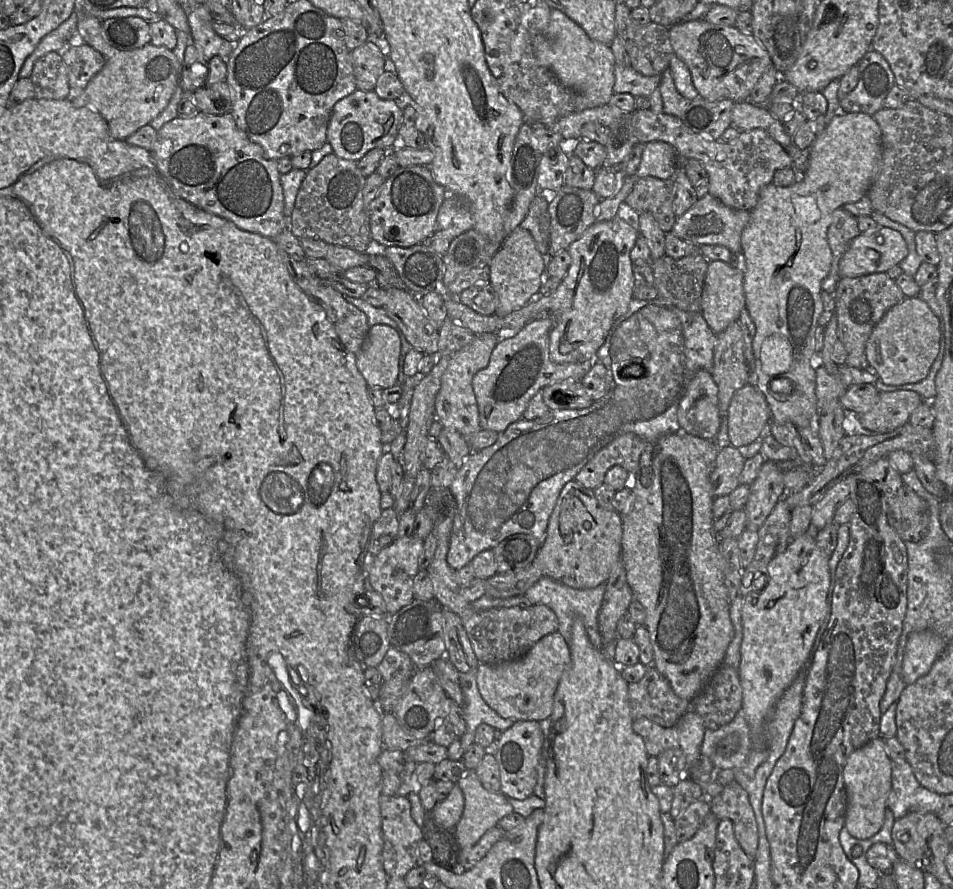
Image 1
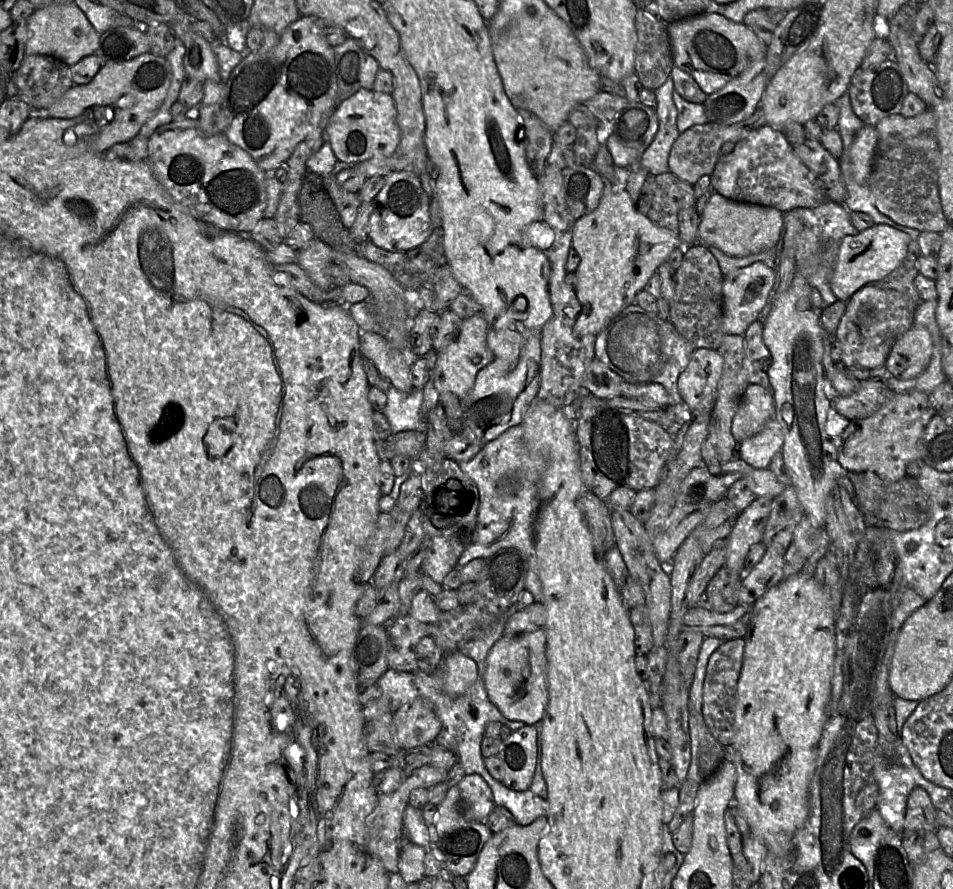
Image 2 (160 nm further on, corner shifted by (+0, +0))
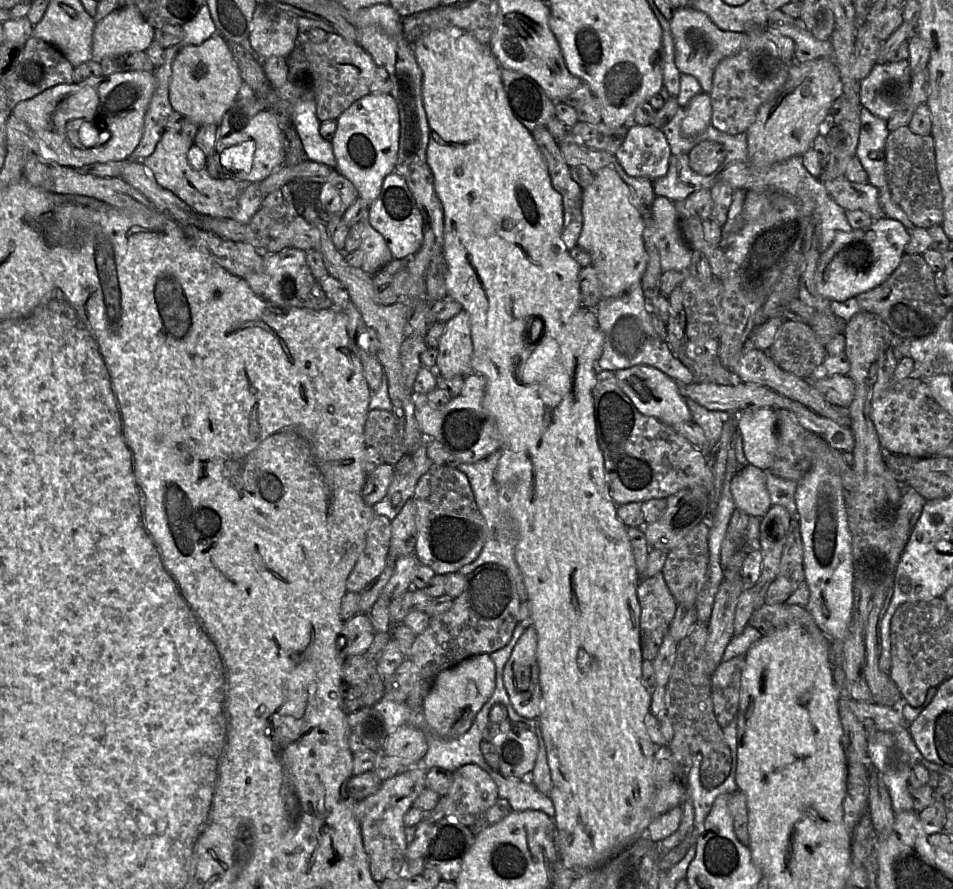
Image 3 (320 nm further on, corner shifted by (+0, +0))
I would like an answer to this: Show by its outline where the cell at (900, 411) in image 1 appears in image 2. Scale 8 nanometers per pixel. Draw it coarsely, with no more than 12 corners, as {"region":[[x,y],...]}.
{"region":[[880,379],[860,381],[849,396],[834,396],[838,414],[857,422],[893,393]]}

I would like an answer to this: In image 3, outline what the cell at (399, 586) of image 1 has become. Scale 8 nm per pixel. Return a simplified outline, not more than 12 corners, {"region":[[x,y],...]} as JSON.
{"region":[[367,613],[344,623],[337,639],[343,659],[364,654],[377,632]]}

